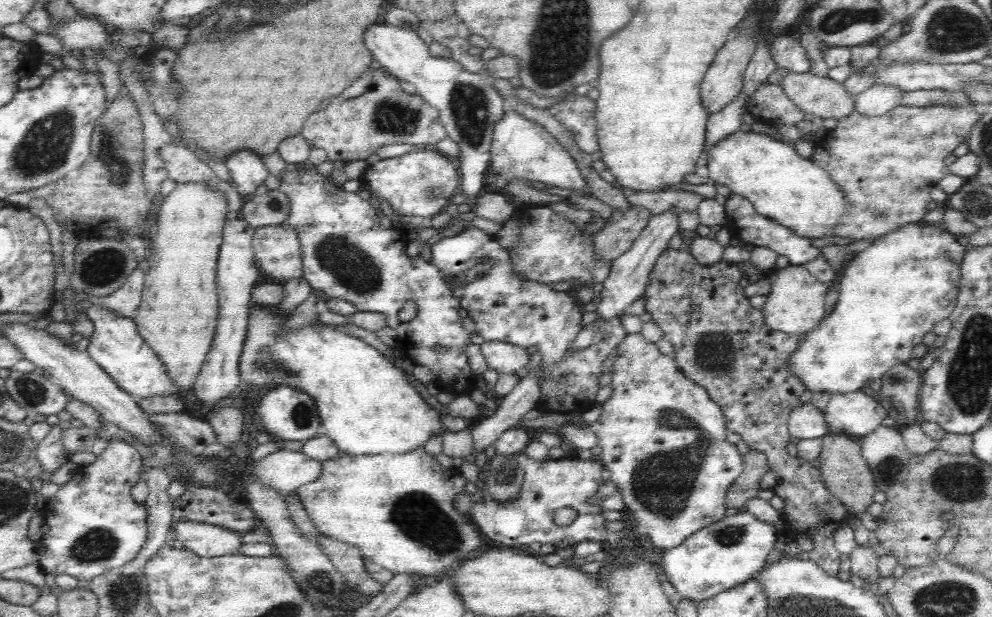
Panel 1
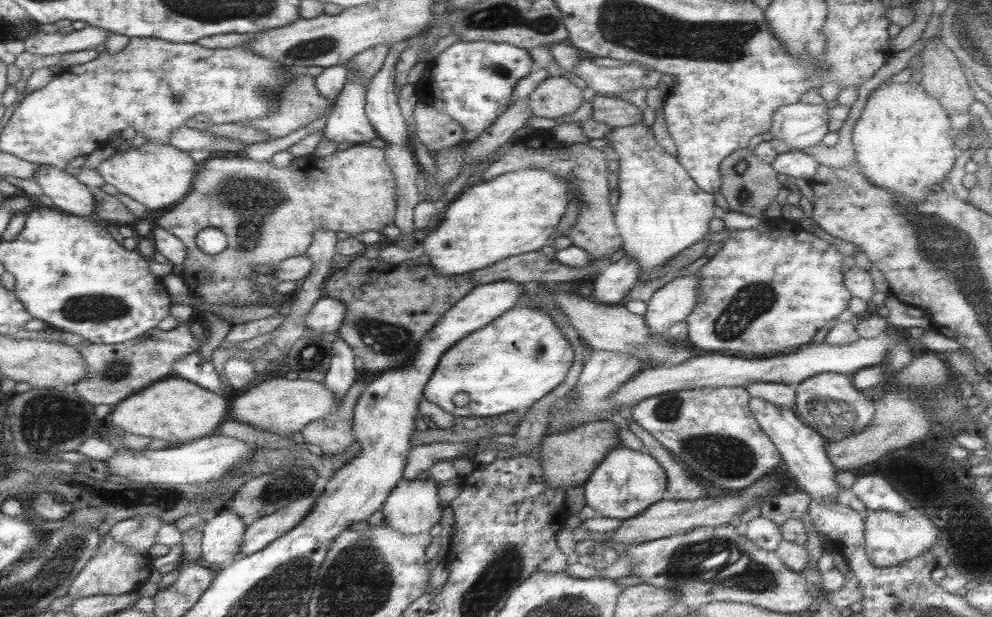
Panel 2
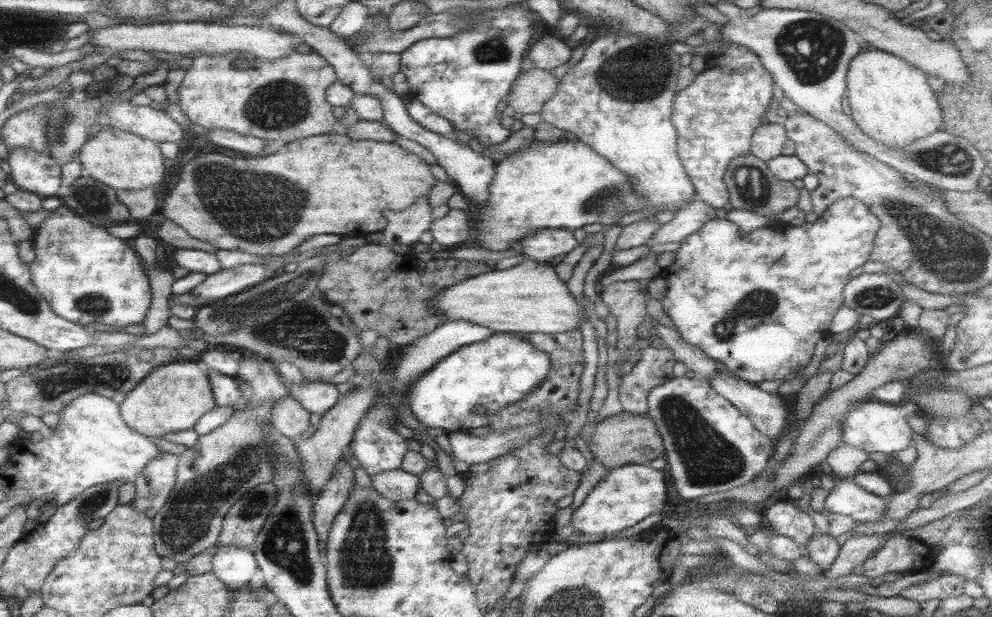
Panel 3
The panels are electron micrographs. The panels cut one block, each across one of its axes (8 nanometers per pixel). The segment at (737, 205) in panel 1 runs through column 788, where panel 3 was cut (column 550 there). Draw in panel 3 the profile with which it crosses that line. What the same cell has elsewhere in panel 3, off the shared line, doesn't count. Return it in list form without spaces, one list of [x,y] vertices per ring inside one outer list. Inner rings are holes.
[[[546,228],[536,230],[526,238],[522,238],[517,248],[521,249],[525,257],[538,263],[548,264],[549,258],[577,251],[579,244],[569,230]]]

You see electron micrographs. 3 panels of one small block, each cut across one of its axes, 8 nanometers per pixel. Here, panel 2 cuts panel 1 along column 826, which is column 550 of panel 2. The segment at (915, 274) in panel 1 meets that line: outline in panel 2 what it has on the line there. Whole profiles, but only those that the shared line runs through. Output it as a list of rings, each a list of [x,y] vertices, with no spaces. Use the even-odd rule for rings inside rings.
[[[515,303],[507,312],[503,312],[502,316],[491,320],[491,324],[485,324],[473,332],[468,332],[467,335],[451,343],[449,348],[441,353],[435,363],[434,371],[423,385],[422,397],[443,409],[443,412],[464,418],[473,416],[493,418],[509,412],[521,412],[543,398],[561,384],[573,362],[574,350],[551,318],[541,311],[535,305]],[[457,392],[463,392],[469,398],[464,407],[457,407],[451,401]]]

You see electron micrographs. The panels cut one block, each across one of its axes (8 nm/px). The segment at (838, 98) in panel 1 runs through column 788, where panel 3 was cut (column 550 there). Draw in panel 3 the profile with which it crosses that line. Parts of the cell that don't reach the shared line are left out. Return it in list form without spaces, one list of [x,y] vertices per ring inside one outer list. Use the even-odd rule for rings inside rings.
[[[531,66],[527,70],[522,70],[511,83],[506,97],[507,106],[519,116],[539,113],[543,103],[557,90],[557,85],[559,80],[549,74],[549,71]]]

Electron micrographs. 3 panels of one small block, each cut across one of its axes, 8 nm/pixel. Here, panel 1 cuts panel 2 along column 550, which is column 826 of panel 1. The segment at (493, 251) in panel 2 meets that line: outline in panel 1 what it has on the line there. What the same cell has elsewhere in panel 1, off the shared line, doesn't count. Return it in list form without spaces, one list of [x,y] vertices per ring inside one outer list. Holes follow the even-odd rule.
[[[741,129],[718,140],[712,148],[705,150],[705,154],[707,176],[710,177],[711,184],[728,188],[732,194],[750,202],[758,214],[789,228],[798,236],[809,239],[824,237],[832,240],[832,228],[846,216],[846,199],[839,186],[810,158],[802,157],[792,144],[785,143],[777,136]]]

